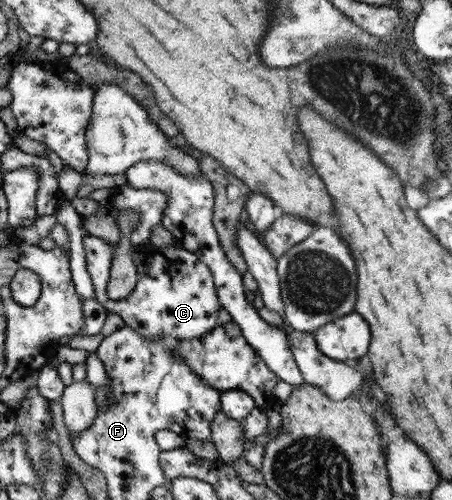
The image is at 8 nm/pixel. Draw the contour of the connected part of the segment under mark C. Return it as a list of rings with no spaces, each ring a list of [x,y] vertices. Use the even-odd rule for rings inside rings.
[[[85,234],[83,246],[86,269],[94,286],[94,299],[98,300],[108,313],[116,312],[121,315],[126,324],[141,332],[147,340],[157,340],[166,336],[176,340],[191,340],[212,331],[218,325],[221,303],[213,273],[197,255],[187,249],[176,243],[158,248],[150,241],[133,245],[129,252],[138,268],[137,284],[128,297],[114,300],[108,296],[108,283],[116,248],[90,234]]]

